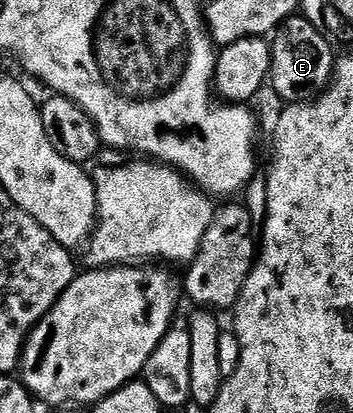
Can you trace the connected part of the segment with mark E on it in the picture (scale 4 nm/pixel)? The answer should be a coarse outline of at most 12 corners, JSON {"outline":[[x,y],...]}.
{"outline":[[303,17],[270,39],[270,87],[285,104],[321,94],[334,49]]}

